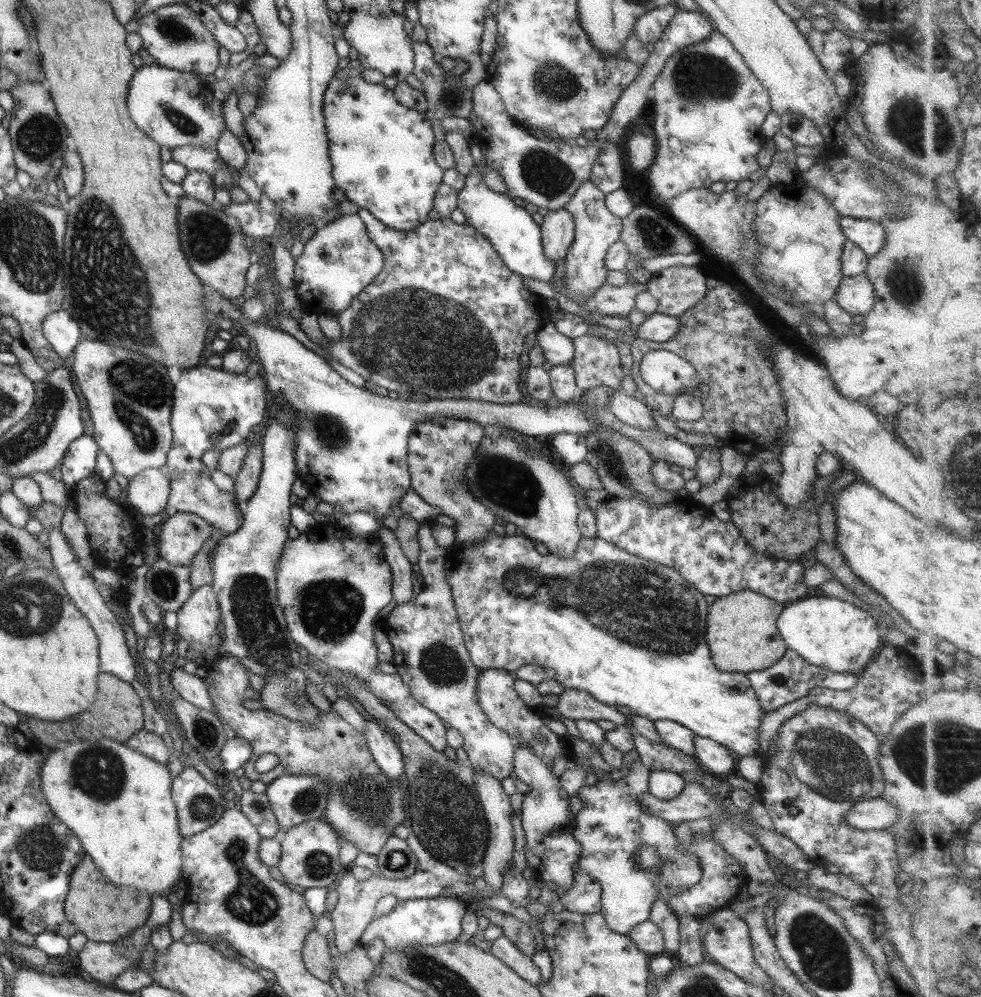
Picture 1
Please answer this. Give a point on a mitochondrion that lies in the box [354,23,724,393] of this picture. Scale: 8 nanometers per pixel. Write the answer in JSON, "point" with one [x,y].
{"point":[549,176]}

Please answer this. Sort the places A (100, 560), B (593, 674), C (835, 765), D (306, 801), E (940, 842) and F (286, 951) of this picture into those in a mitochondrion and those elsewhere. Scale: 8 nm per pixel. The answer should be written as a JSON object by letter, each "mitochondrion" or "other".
{"A":"other","B":"other","C":"mitochondrion","D":"mitochondrion","E":"other","F":"other"}

